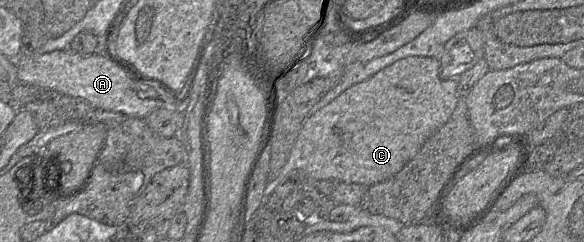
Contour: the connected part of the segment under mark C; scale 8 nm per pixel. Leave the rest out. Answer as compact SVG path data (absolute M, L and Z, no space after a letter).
M410 56L398 60L370 78L353 85L305 120L286 164L269 183L269 194L287 180L298 181L302 189L307 178L366 186L386 181L400 172L431 135L449 120L456 106L457 80L441 78L438 59Z

